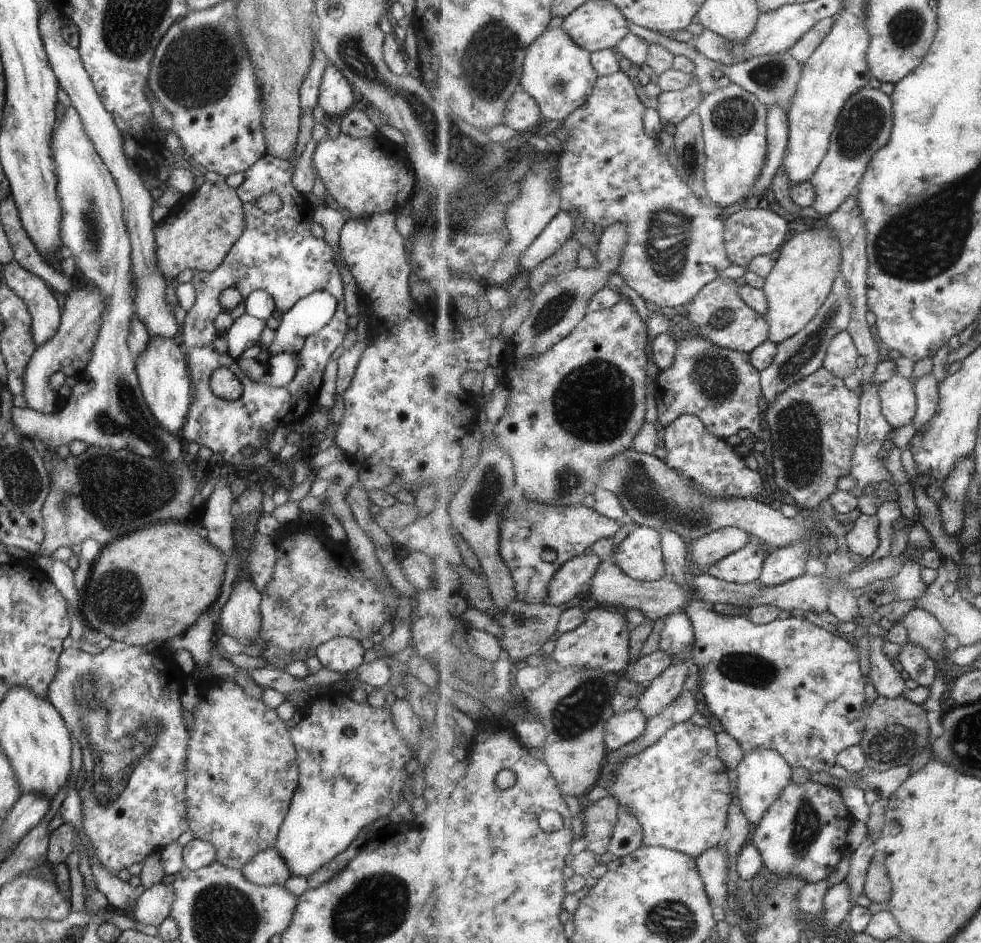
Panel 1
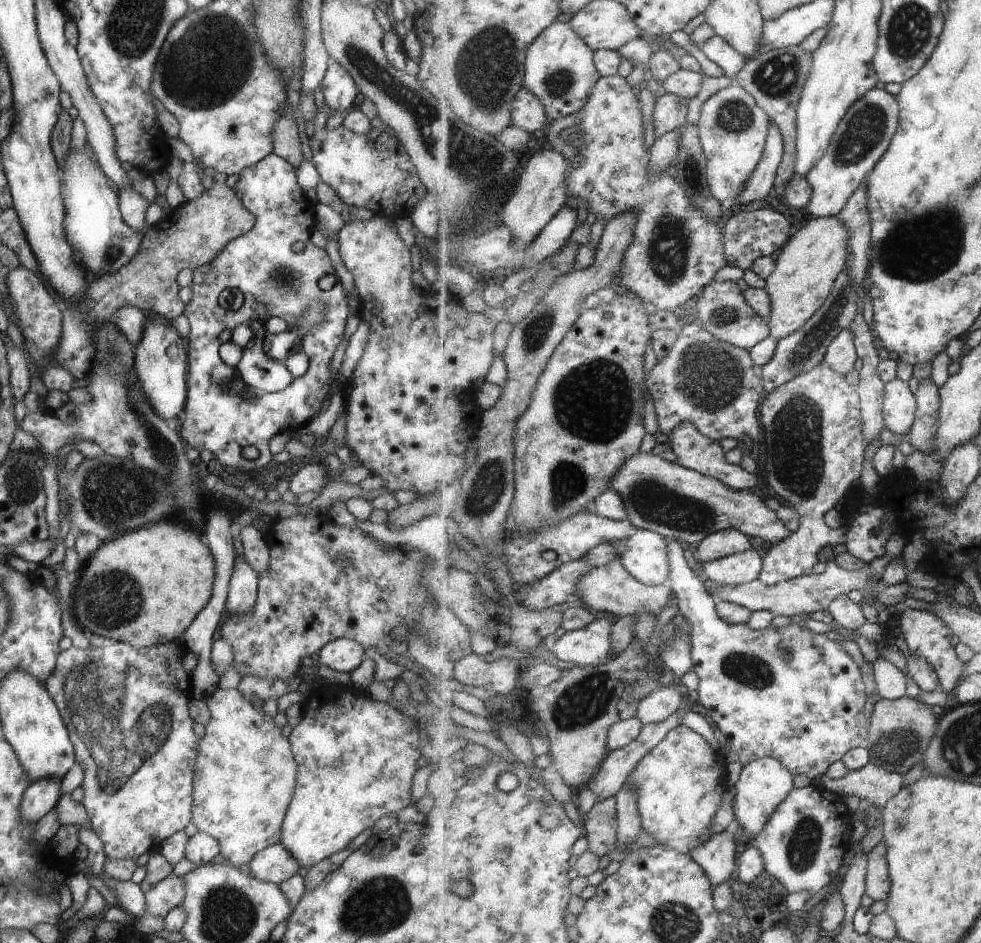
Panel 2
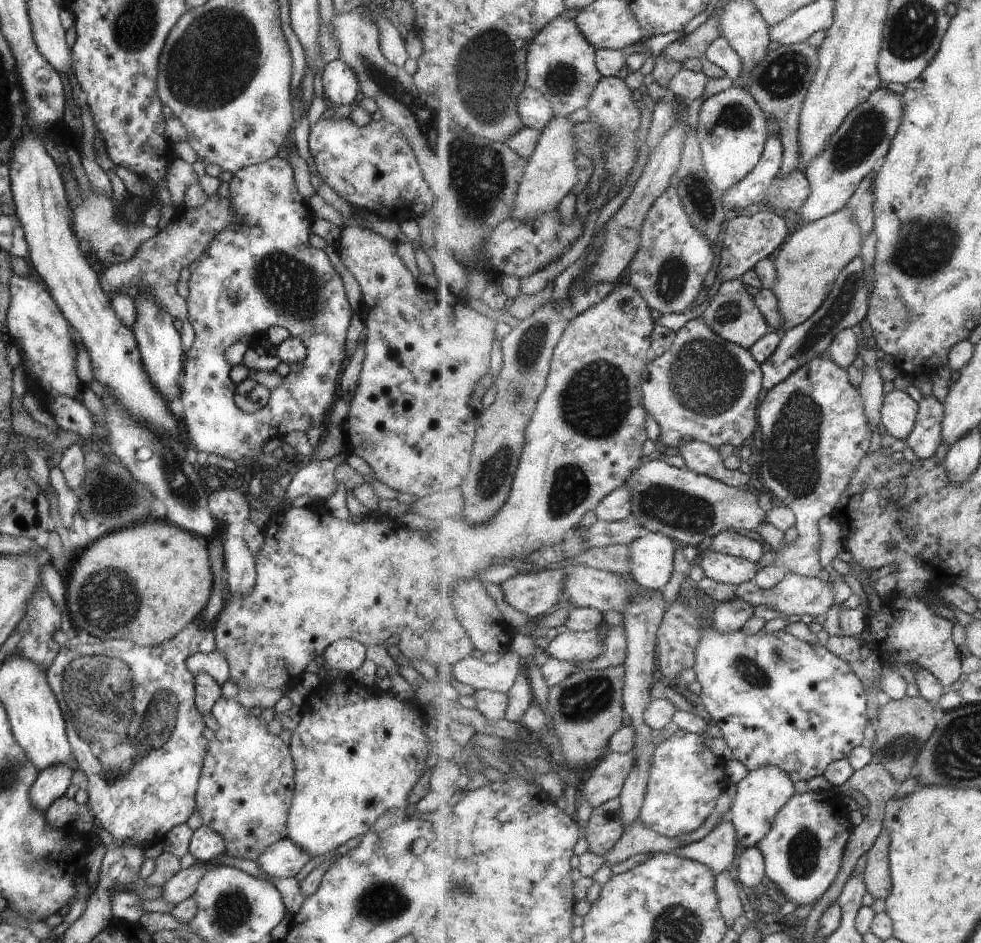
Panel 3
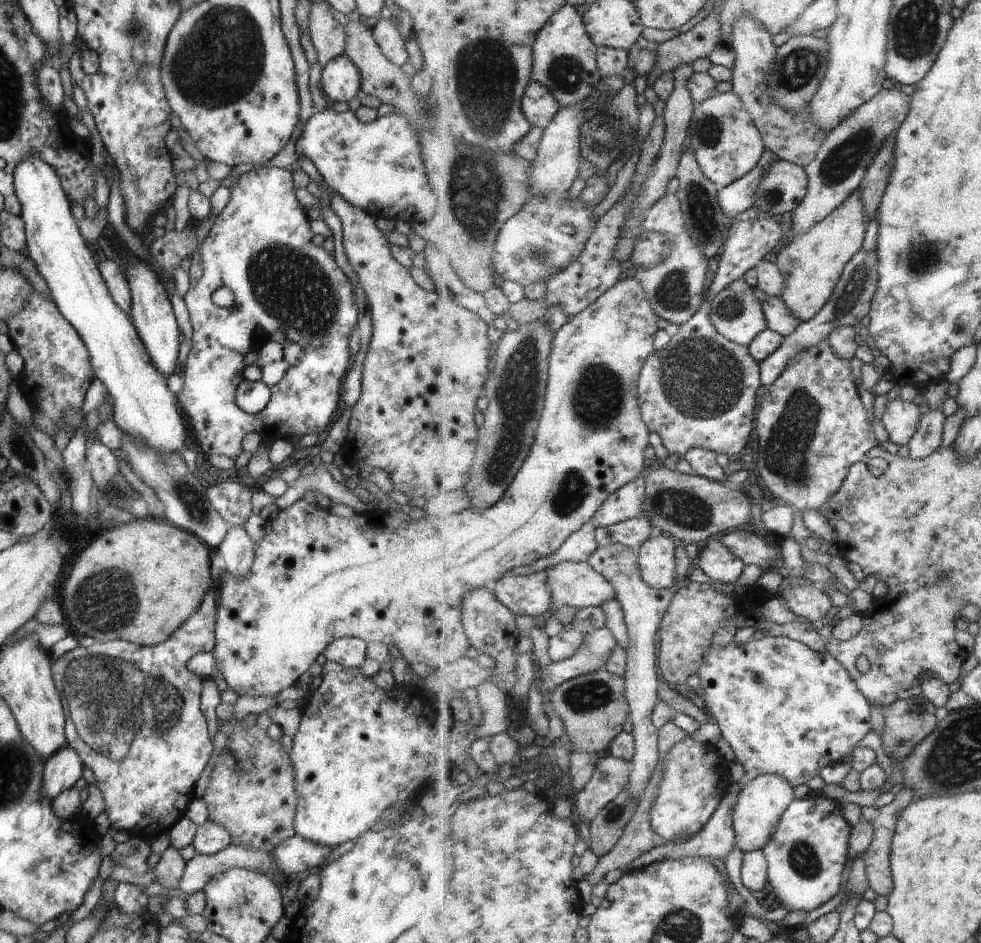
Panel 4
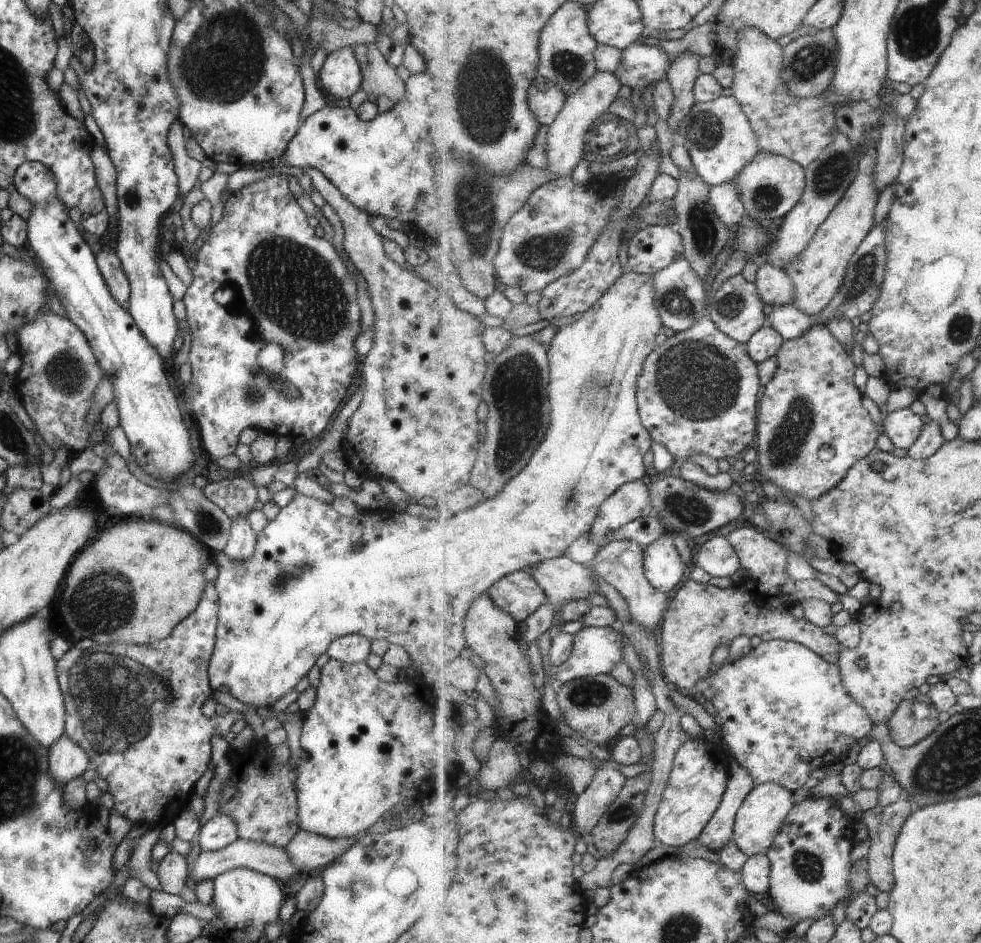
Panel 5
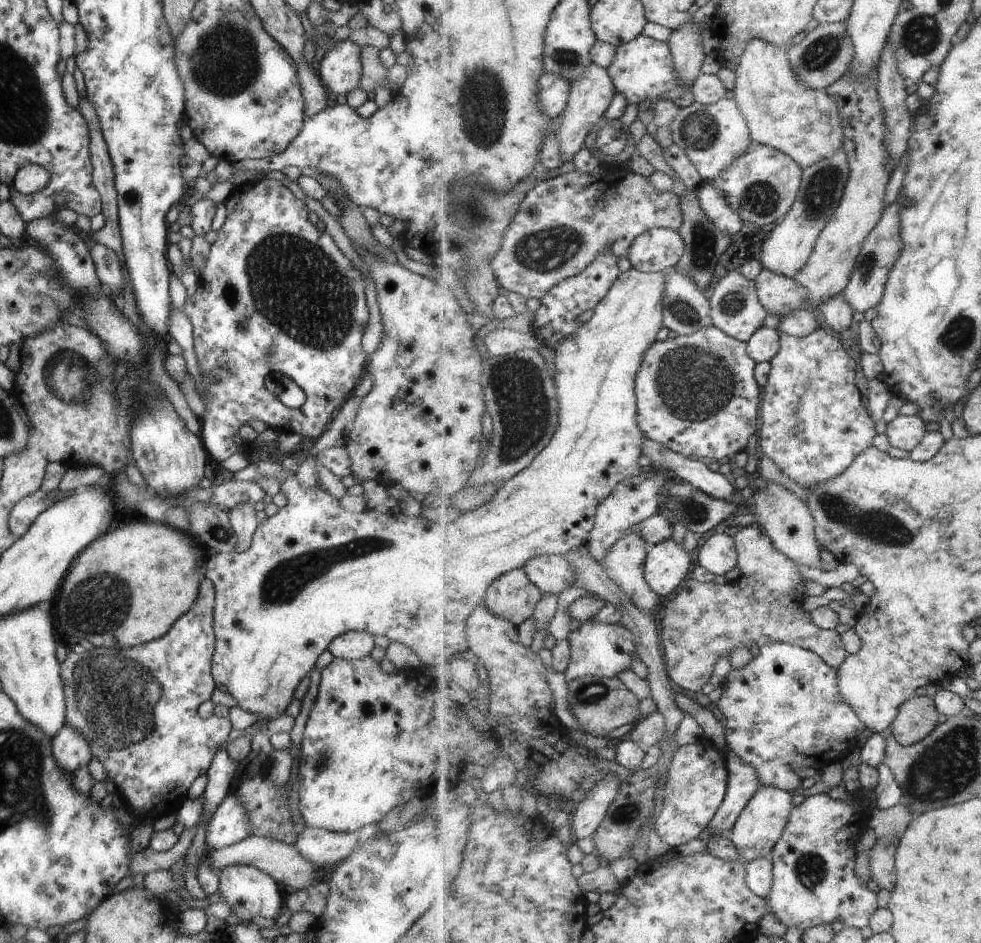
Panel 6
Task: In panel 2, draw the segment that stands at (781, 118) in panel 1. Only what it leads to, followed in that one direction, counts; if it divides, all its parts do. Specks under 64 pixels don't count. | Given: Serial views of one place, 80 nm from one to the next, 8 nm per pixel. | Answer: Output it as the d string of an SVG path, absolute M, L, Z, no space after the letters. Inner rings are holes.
M771 122L764 156L756 172L749 178L746 189L736 198L736 205L753 204L757 200L761 202L769 194L774 194L774 182L783 162L784 152L784 134L777 123Z

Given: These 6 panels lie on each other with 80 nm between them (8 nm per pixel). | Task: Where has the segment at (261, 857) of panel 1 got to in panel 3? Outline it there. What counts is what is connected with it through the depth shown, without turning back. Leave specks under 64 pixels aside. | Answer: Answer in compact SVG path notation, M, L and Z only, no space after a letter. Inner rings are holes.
M279 839L262 850L255 863L267 878L289 878L295 876L304 864L311 860L311 855L302 851L300 846L289 839Z

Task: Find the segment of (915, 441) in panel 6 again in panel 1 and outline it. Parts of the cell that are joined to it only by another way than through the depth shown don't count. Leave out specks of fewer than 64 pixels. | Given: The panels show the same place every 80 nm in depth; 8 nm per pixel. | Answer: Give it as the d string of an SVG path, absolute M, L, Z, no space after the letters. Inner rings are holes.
M898 373L891 380L879 384L883 416L894 429L914 422L918 402L913 385Z

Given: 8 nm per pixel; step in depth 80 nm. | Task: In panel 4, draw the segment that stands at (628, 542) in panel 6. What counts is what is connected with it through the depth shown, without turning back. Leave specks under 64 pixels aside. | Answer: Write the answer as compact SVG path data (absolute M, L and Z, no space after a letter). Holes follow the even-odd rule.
M621 543L597 547L597 550L589 557L588 563L614 586L616 599L620 603L627 626L629 636L628 667L624 678L626 697L630 708L631 732L636 740L636 753L632 760L634 769L627 790L639 802L660 763L658 728L652 721L653 711L661 702L658 692L662 681L659 668L657 668L657 652L655 650L658 650L659 646L655 645L655 636L657 636L657 630L660 630L663 617L677 589L656 589L649 586L643 580L638 553Z

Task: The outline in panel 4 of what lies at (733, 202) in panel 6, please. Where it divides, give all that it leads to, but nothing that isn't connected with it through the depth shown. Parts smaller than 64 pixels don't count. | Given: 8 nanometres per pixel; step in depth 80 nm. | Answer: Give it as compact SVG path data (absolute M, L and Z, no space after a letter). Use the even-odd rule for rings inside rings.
M775 159L758 182L754 207L759 216L779 218L794 211L808 193L808 174L798 164Z

